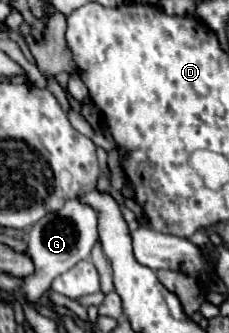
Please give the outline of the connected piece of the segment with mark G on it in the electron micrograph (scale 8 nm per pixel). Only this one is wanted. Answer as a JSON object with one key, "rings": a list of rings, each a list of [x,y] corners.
{"rings":[[[73,198],[73,200],[67,200],[59,212],[43,216],[35,226],[29,228],[25,242],[29,246],[29,258],[35,266],[35,274],[31,274],[31,278],[25,278],[25,284],[23,284],[23,294],[29,300],[41,298],[59,274],[67,272],[79,260],[89,258],[89,252],[99,236],[97,222],[99,222],[99,216],[95,214],[95,210],[91,210],[91,206],[83,206],[83,202]]]}

